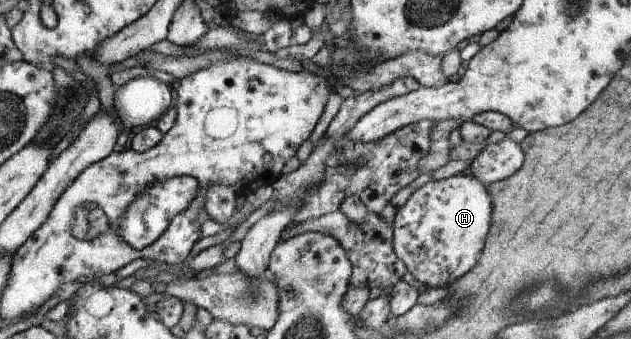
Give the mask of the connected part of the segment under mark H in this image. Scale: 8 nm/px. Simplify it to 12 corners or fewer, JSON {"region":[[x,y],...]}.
{"region":[[471,172],[419,187],[394,249],[419,284],[473,270],[491,228]]}

